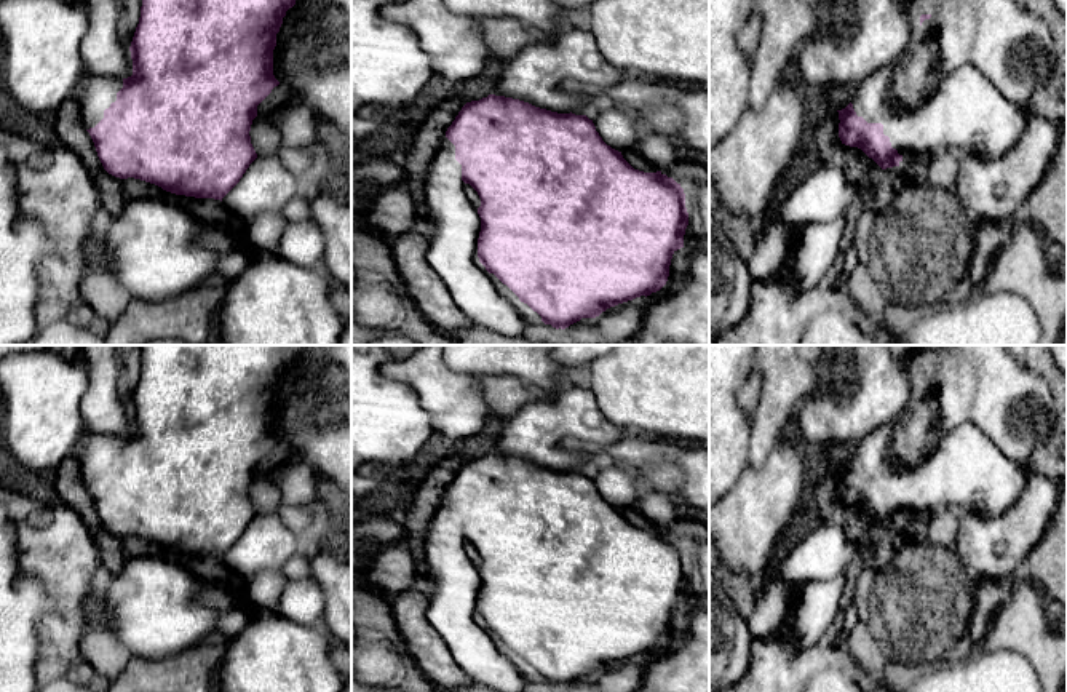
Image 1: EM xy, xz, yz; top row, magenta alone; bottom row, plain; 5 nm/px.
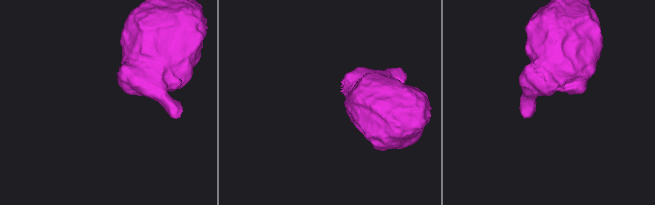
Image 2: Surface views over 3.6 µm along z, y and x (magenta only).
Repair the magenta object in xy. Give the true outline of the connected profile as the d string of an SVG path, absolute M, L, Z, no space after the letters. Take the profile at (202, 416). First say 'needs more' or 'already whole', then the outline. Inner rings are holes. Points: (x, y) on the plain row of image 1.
needs more | M141 345L141 376L129 404L133 433L85 433L81 481L104 527L115 535L141 537L176 553L222 559L257 516L249 494L251 483L257 475L257 463L280 443L273 433L276 392L303 347Z

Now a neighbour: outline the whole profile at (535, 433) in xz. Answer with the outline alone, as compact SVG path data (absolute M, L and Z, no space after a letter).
M578 380L556 400L527 403L508 417L494 452L570 471L593 459L586 444L610 446L626 435L602 416L594 390Z

